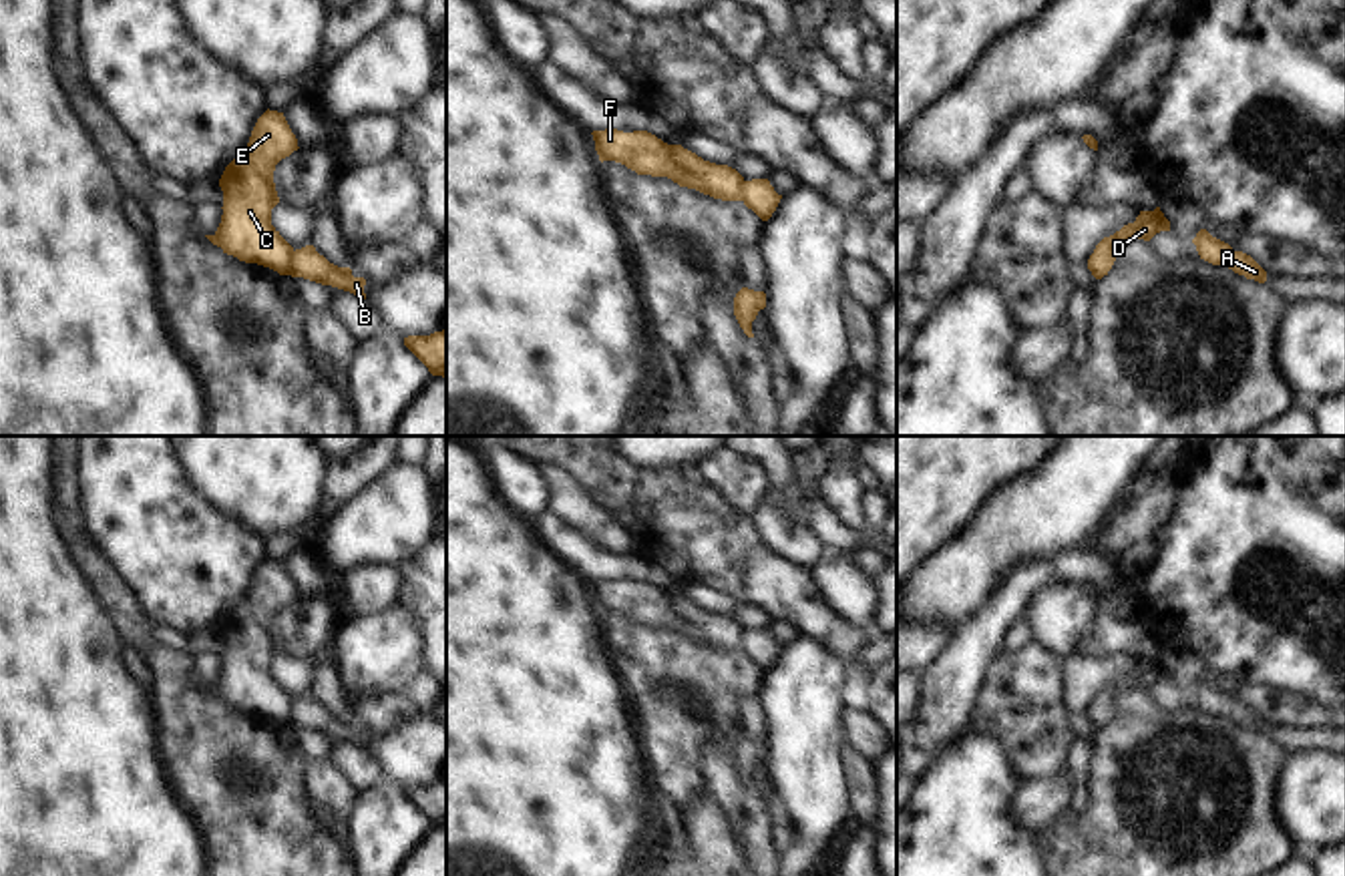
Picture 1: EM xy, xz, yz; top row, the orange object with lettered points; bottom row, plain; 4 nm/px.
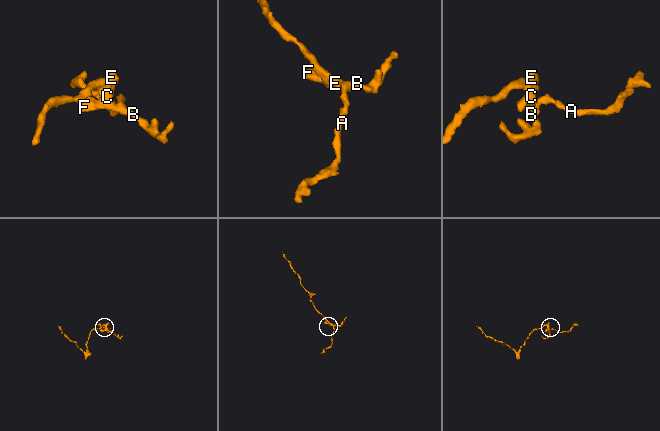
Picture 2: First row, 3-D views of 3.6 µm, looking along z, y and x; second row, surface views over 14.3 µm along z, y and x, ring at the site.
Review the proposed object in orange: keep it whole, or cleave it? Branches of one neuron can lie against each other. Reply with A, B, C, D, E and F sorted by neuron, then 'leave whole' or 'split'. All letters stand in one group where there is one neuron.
A B D / C E F | split

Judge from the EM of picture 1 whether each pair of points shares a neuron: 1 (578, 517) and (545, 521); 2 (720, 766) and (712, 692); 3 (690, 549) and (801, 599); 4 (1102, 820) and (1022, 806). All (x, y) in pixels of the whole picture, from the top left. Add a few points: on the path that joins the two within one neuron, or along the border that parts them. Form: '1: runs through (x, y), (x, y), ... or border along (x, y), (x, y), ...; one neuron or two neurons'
1: border along (549, 509), (600, 543); two neurons
2: border along (726, 740), (704, 748), (702, 776), (706, 788); two neurons
3: runs through (718, 549), (728, 553), (746, 571), (773, 583); one neuron
4: border along (1068, 804), (1034, 834); two neurons

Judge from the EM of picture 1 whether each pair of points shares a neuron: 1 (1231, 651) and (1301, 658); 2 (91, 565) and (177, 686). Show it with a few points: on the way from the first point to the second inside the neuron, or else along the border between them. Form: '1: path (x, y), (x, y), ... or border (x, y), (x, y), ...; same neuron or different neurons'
1: path (1249, 658), (1283, 658); same neuron
2: path (119, 595), (139, 635), (157, 655); same neuron

